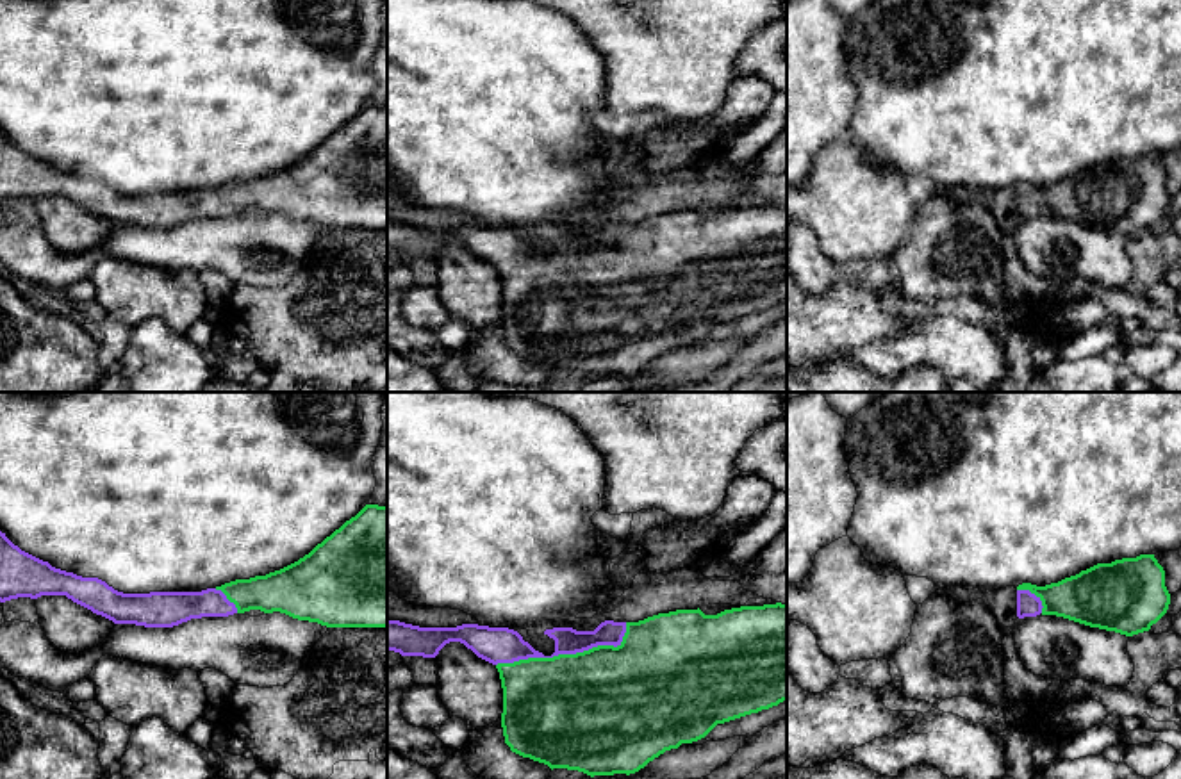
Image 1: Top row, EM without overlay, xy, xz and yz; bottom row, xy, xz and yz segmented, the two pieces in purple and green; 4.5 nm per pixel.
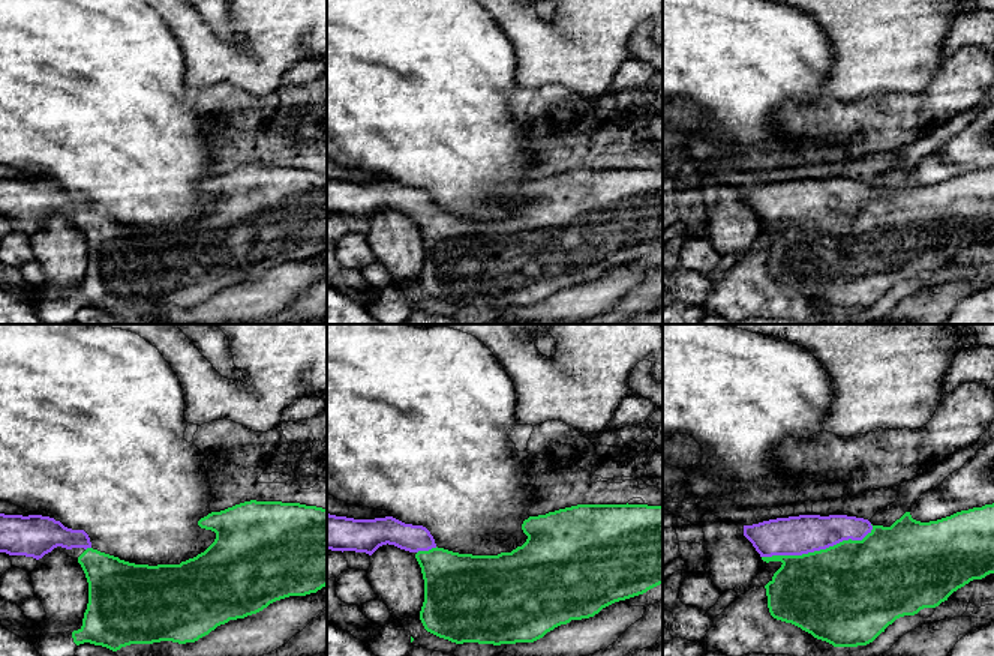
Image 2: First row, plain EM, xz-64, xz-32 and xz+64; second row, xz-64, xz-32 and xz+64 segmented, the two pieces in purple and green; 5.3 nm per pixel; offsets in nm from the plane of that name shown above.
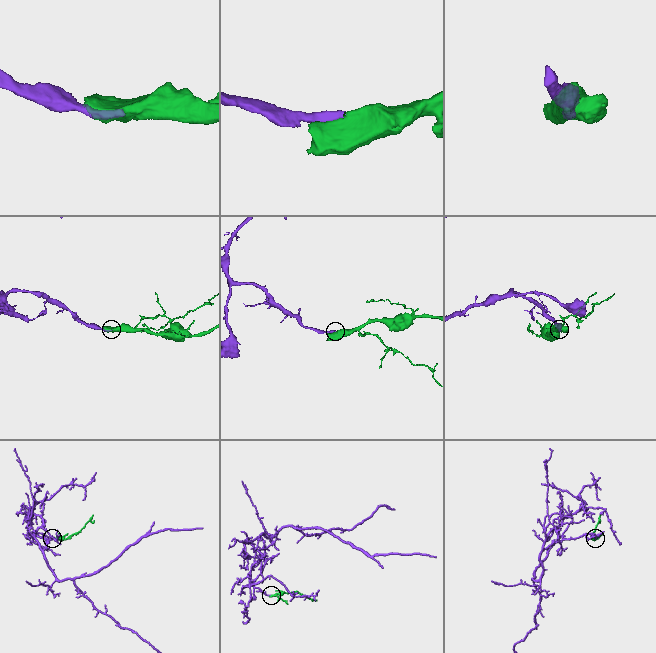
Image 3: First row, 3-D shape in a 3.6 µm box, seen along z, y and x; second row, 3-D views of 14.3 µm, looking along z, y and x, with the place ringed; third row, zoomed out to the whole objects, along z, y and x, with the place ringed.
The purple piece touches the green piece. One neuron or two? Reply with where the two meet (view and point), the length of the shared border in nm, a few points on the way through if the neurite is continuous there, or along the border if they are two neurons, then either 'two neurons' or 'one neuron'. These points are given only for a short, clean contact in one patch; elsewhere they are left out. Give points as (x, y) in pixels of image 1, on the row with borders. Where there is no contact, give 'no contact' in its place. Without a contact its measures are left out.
meets purple in xz at (568, 653); contact 600 nm long; one neuron

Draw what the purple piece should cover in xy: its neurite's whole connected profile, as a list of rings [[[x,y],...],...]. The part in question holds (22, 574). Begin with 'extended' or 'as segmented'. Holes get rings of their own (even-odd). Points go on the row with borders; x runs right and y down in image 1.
extended; [[[366,504],[309,554],[280,570],[202,592],[123,594],[98,578],[52,567],[21,551],[0,531],[0,603],[41,595],[66,595],[114,624],[145,627],[173,627],[191,619],[228,617],[250,610],[280,611],[326,627],[387,627],[387,506]]]

